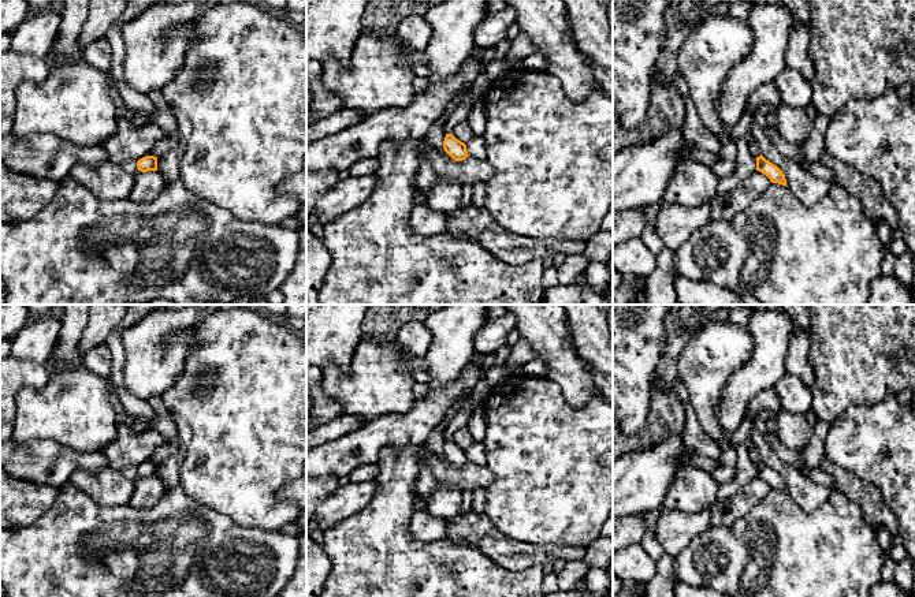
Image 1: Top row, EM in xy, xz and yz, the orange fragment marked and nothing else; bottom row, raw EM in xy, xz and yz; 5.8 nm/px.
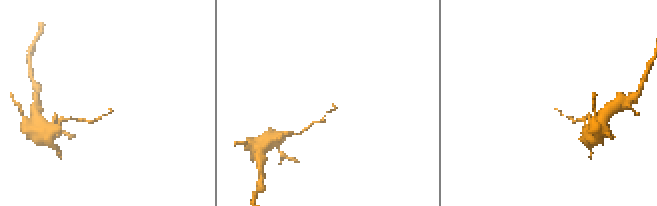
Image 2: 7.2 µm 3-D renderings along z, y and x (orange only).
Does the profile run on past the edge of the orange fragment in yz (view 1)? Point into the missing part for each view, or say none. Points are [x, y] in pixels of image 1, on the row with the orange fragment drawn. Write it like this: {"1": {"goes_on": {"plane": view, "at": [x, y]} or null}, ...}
{"1": {"goes_on": null}}

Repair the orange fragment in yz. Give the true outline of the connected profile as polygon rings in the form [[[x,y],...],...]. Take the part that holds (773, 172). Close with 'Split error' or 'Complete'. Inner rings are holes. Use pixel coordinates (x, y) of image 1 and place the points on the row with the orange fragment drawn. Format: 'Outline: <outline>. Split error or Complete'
Outline: [[[762,154],[756,157],[756,171],[766,175],[771,183],[786,186],[786,179],[782,171],[777,165],[766,160]]]. Complete

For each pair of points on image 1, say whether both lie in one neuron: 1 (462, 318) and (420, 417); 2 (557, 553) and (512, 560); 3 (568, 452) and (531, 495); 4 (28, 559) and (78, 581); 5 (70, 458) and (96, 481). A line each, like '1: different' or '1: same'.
1: different
2: same
3: same
4: same
5: different

